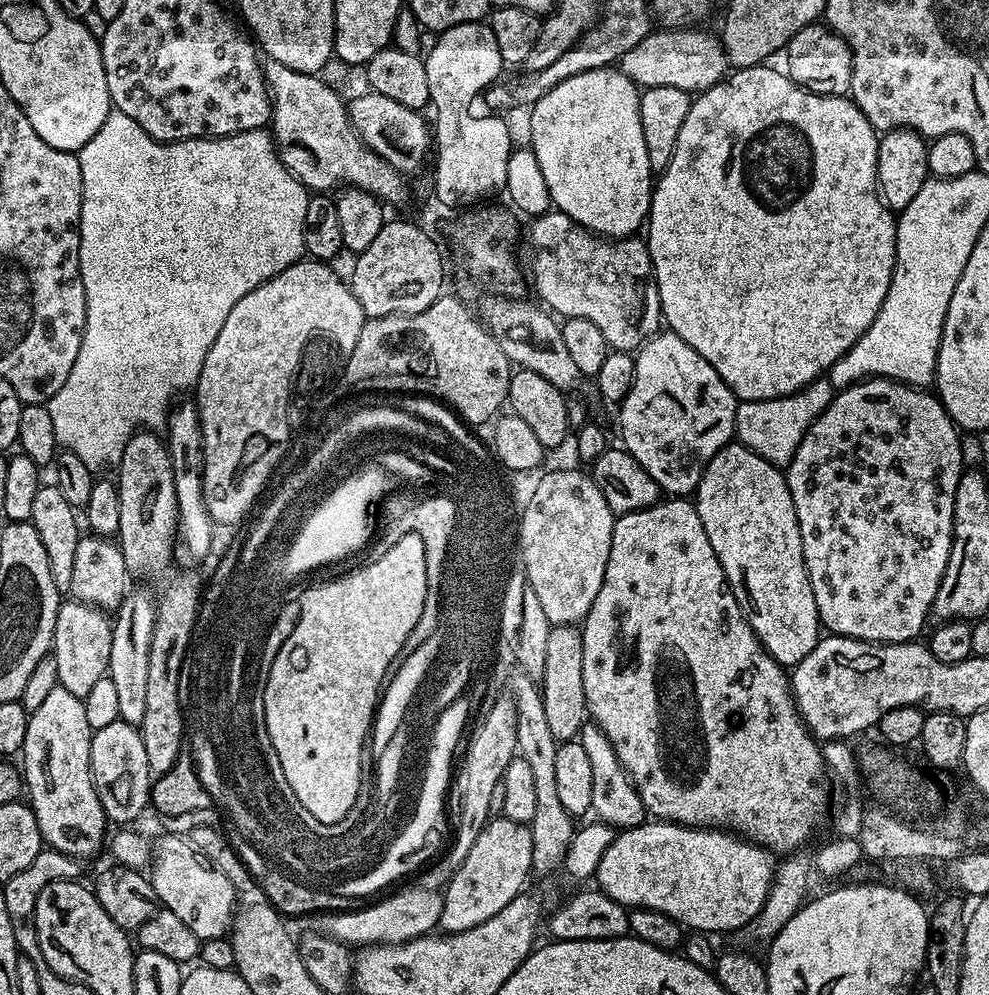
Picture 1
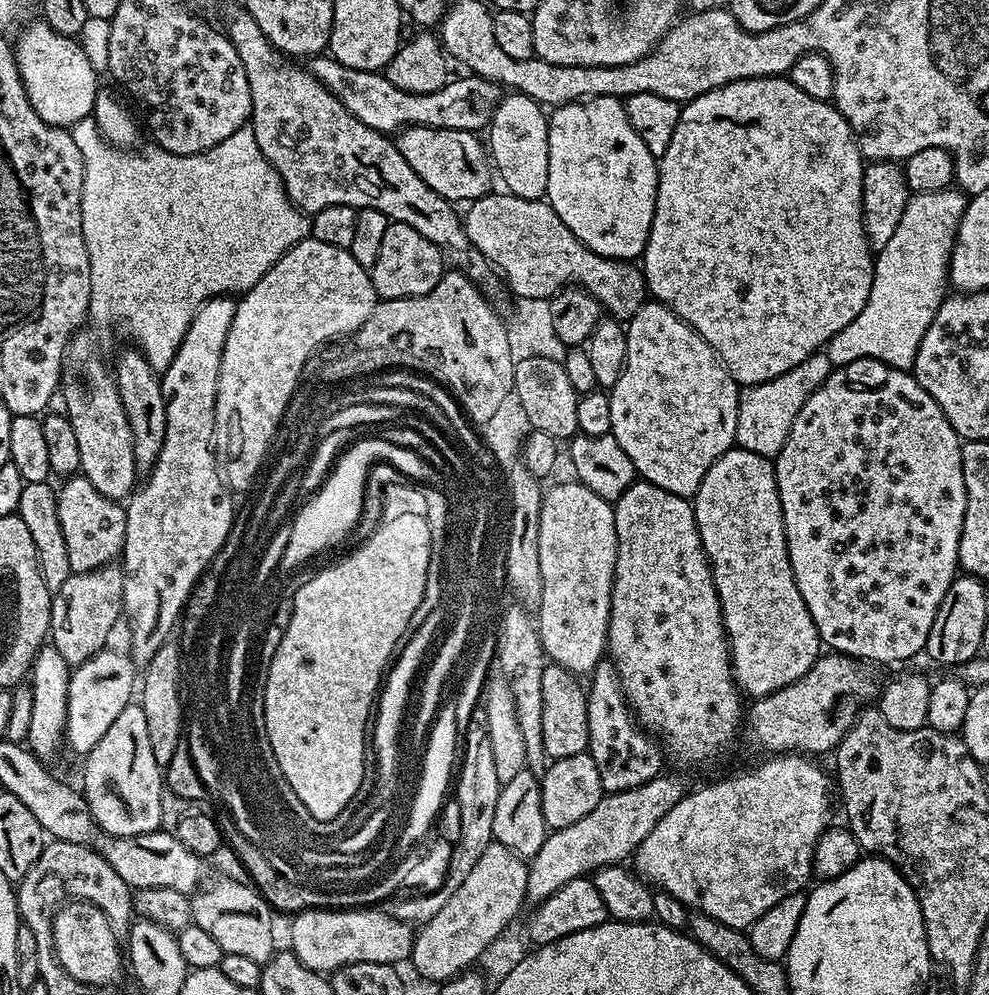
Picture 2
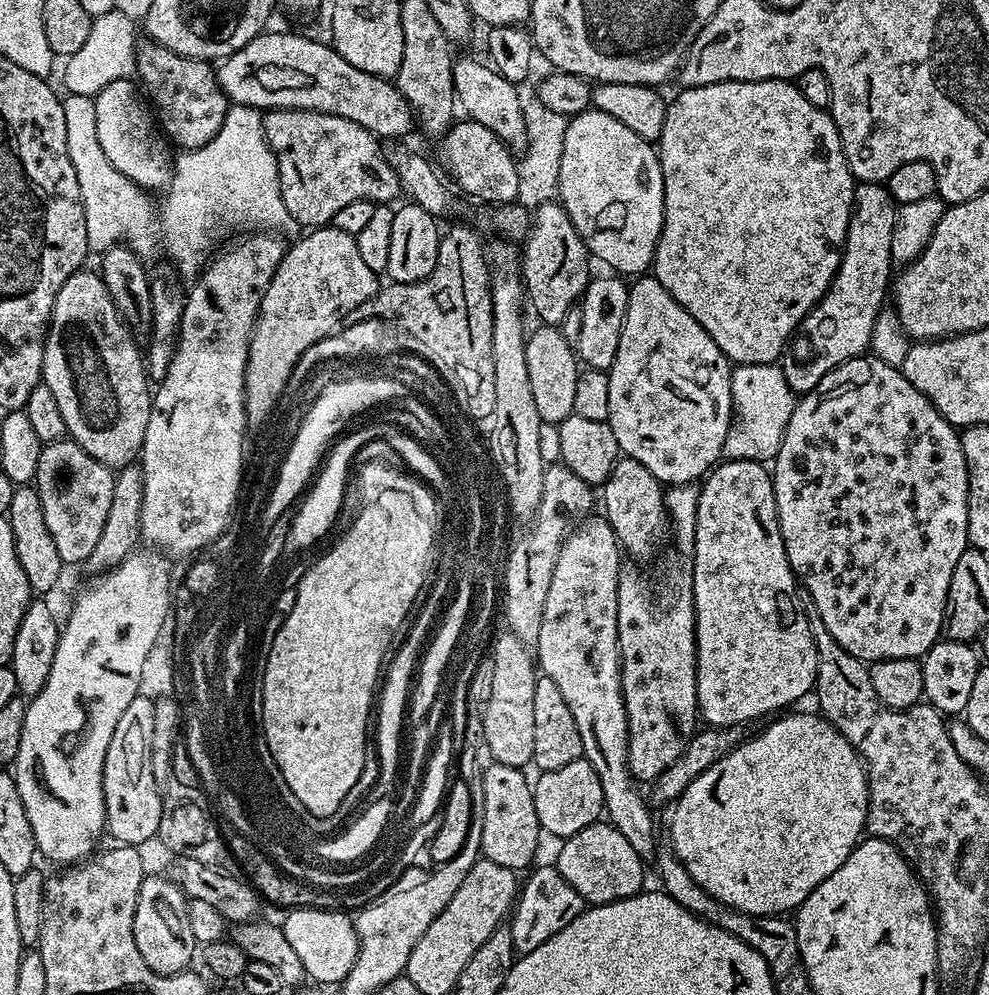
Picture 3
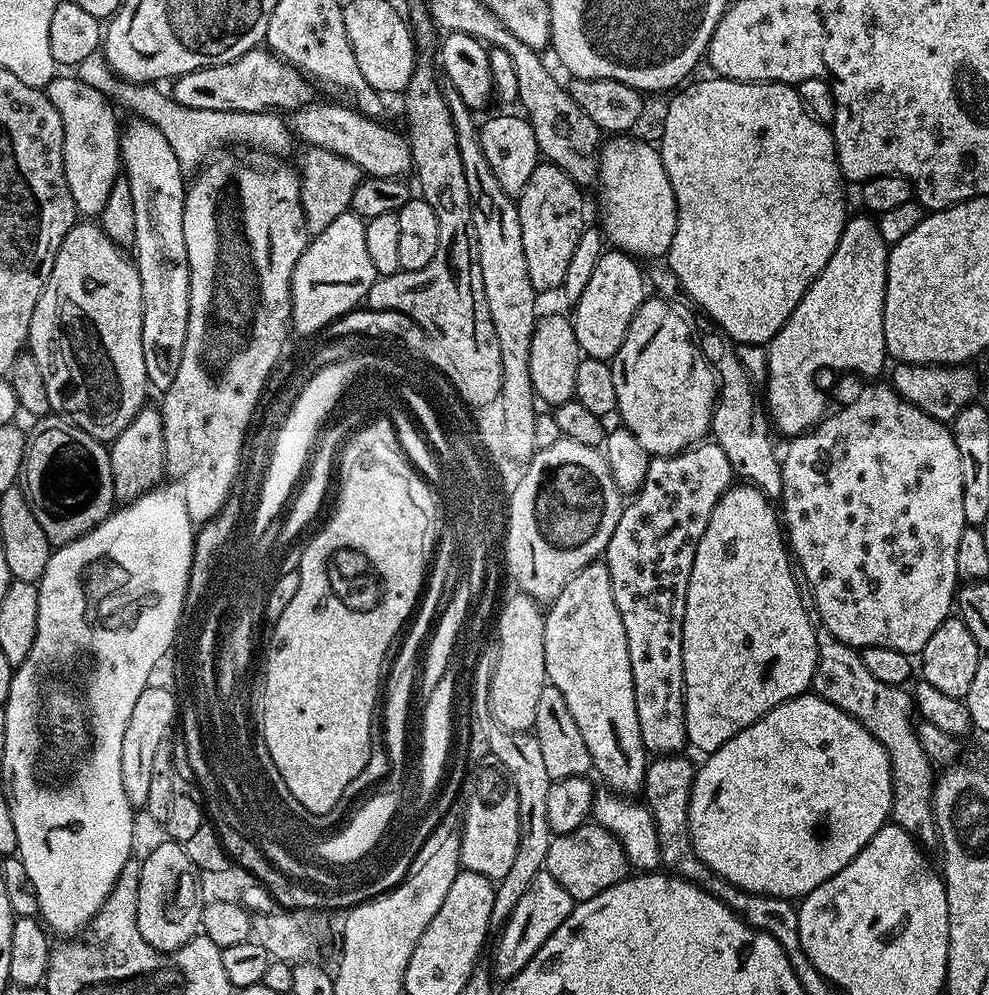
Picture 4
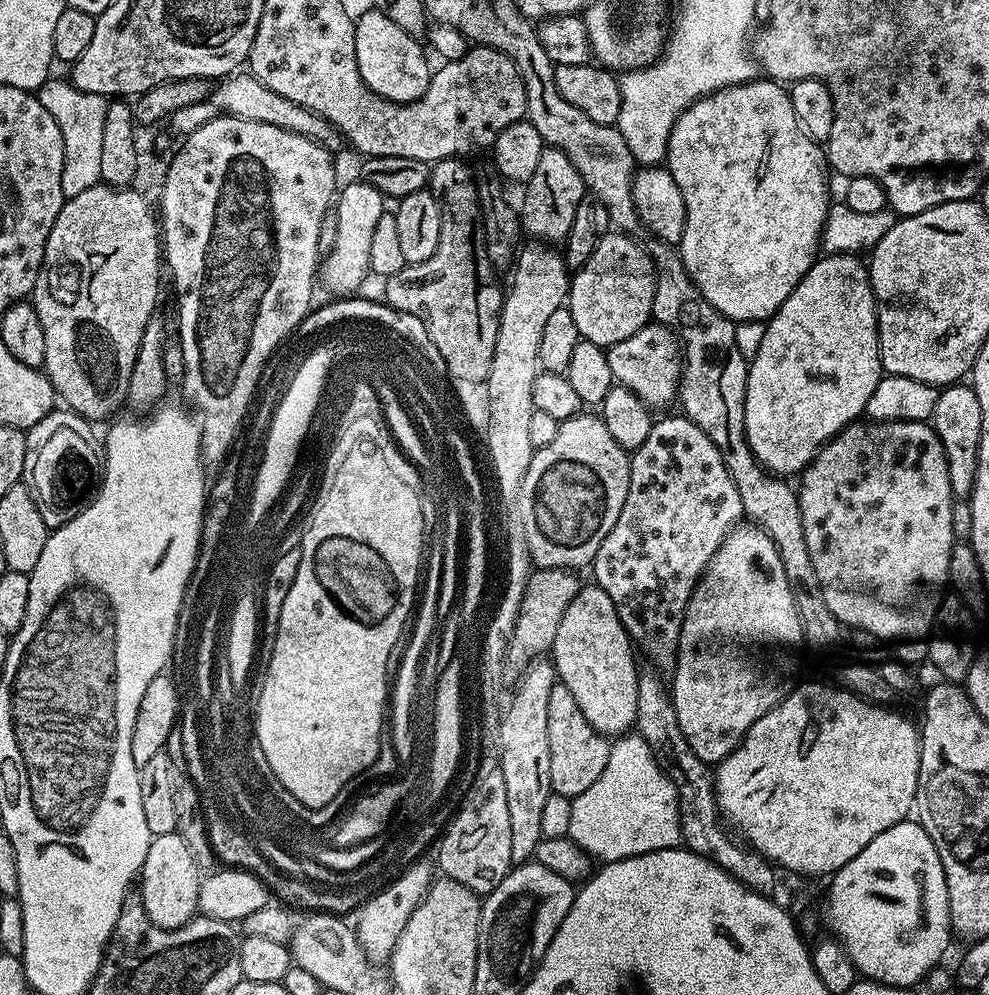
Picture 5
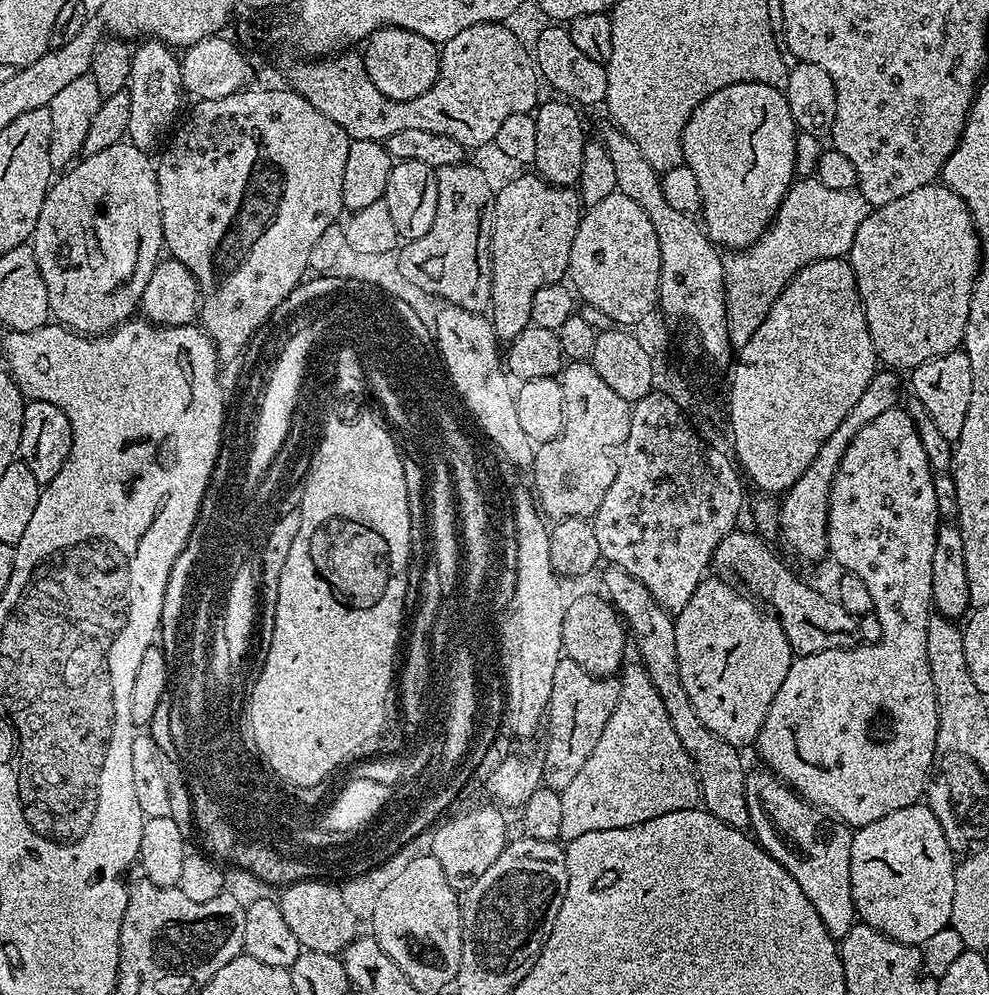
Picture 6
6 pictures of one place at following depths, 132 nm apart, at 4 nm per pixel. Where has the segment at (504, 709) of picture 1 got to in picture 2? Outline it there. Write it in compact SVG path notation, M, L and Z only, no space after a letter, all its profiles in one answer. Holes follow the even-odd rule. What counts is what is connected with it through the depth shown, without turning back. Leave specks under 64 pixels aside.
M471 719L463 733L462 758L463 754L464 761L462 759L459 761L458 775L454 780L454 799L458 802L461 810L461 836L452 849L452 857L445 881L442 882L440 888L433 892L412 894L407 897L409 900L396 898L390 904L392 906L390 907L391 914L411 926L430 922L430 918L434 918L434 914L438 914L438 910L442 910L442 906L446 906L450 894L455 894L458 886L462 886L462 881L470 875L470 870L474 870L474 866L477 864L478 858L482 858L486 846L494 843L492 838L494 810L498 807L501 782L498 778L498 770L494 766L494 754L488 741L488 733L485 725L479 719Z

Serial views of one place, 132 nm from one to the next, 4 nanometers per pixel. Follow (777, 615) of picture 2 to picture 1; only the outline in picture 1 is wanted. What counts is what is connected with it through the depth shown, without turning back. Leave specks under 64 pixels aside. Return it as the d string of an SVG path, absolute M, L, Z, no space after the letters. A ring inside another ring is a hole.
M731 442L718 450L705 465L694 491L694 503L698 518L702 518L702 526L706 526L706 538L710 538L710 546L714 546L718 562L722 562L722 570L732 587L734 598L740 603L748 625L756 631L760 645L779 664L800 664L822 638L822 625L802 554L802 534L798 514L794 514L794 498L790 498L787 475L744 444Z

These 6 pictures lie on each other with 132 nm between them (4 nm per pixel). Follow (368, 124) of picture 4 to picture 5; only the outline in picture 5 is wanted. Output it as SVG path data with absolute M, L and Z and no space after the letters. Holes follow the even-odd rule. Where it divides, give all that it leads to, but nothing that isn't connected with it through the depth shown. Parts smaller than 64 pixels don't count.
M233 74L223 79L217 90L215 87L212 96L221 111L254 122L270 122L270 126L282 126L282 130L294 130L294 134L302 134L329 150L336 150L342 144L342 137L335 126L322 119L318 113L306 110L306 106L298 106L298 102L290 102L290 98L282 98L282 94L274 94L270 86L262 86L262 82L258 82L254 75L240 75Z

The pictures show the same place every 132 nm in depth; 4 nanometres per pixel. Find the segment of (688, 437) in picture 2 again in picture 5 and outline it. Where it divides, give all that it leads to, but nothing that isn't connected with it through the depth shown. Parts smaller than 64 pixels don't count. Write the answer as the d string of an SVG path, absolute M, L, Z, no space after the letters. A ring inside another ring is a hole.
M650 322L637 334L615 343L606 351L613 379L638 394L644 403L655 408L677 397L683 376L683 361L679 341L667 325Z

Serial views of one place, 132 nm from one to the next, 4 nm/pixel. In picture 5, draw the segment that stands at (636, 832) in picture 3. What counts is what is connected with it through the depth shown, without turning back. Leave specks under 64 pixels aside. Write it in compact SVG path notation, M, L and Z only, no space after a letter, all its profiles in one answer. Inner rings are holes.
M595 586L581 587L574 602L566 606L566 614L562 614L558 634L554 634L554 642L550 649L550 660L556 669L559 683L564 684L566 690L570 690L570 694L574 694L574 702L578 702L582 714L586 714L589 722L609 738L619 738L631 733L636 722L640 672L638 667L636 668L632 652L634 653L633 641L618 618L614 602L610 602L610 594Z

